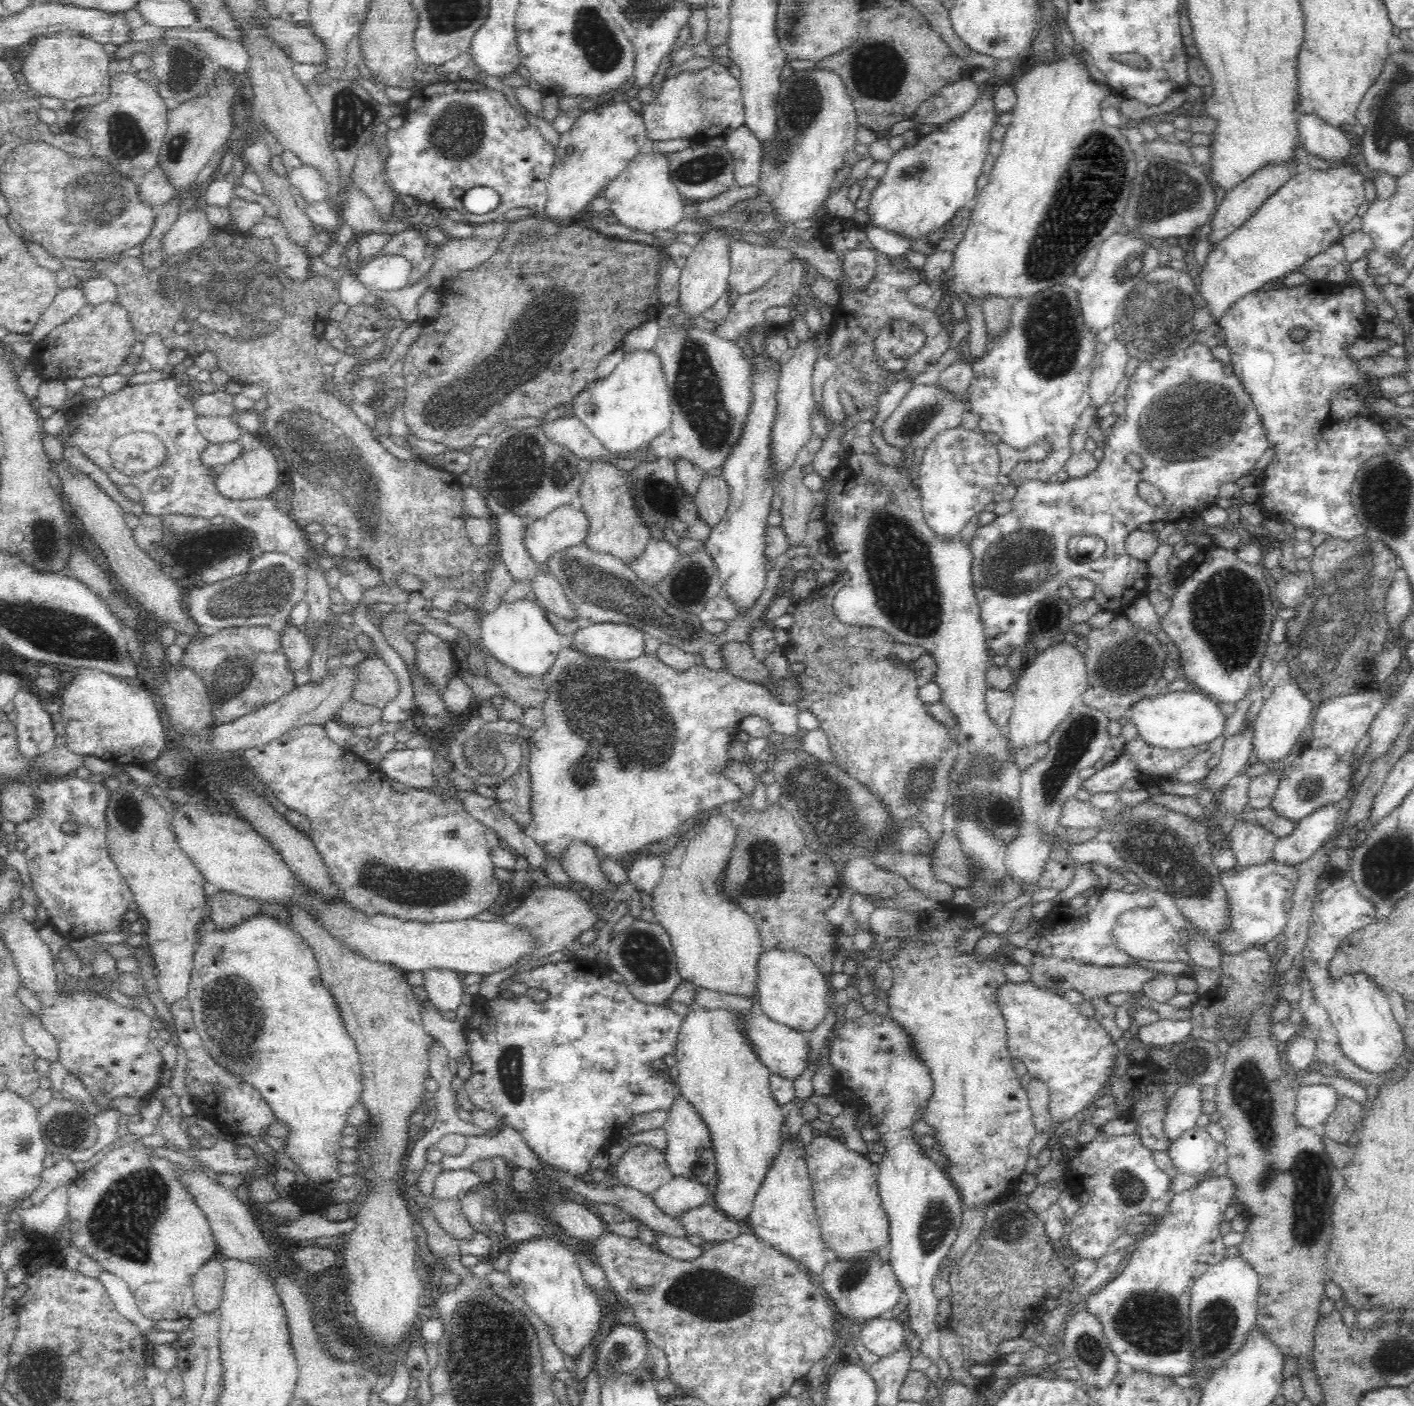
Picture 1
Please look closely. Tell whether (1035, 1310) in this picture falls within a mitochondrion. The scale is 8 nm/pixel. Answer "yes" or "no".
no

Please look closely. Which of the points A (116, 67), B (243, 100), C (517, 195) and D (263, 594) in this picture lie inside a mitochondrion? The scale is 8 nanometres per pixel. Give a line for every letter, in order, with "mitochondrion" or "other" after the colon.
A: other
B: other
C: other
D: mitochondrion

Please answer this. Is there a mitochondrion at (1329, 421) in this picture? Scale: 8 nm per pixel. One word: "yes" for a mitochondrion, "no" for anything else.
no

